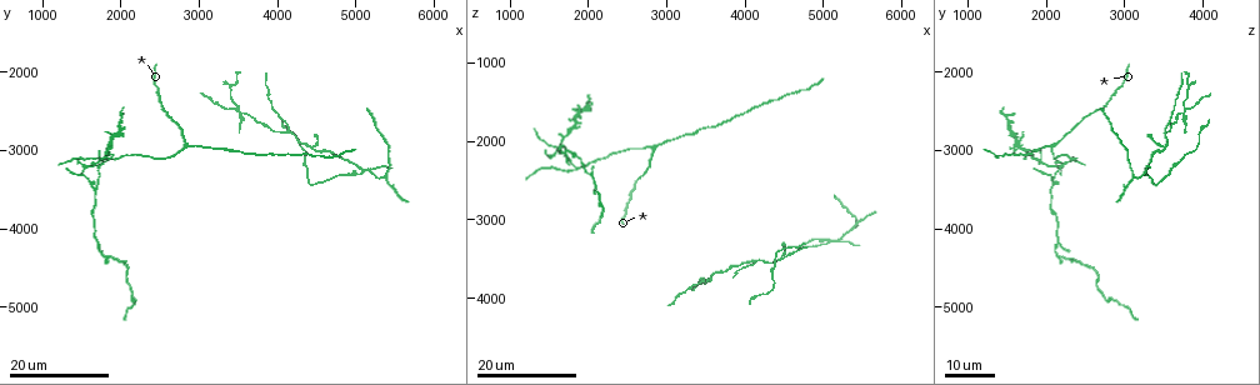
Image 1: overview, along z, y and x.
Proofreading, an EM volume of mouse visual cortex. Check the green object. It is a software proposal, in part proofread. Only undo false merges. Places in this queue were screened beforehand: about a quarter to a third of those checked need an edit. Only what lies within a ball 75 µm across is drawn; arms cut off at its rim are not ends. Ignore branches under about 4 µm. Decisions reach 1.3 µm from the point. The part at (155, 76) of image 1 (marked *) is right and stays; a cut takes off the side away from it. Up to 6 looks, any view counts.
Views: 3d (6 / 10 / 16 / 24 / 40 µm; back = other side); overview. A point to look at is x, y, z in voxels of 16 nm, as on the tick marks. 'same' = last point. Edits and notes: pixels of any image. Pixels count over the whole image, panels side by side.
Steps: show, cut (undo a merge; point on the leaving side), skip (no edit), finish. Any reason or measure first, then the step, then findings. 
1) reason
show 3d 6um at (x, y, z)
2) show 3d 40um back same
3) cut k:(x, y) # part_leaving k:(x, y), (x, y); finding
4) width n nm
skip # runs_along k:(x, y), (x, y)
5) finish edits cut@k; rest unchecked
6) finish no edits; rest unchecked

a fork
show 3d 24um at (4150, 2750, 3550)

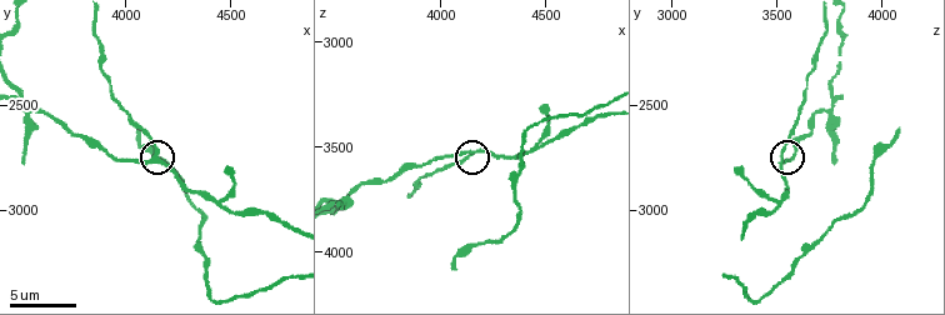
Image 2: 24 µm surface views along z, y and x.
show 3d 6um at (4150, 2760, 3520)

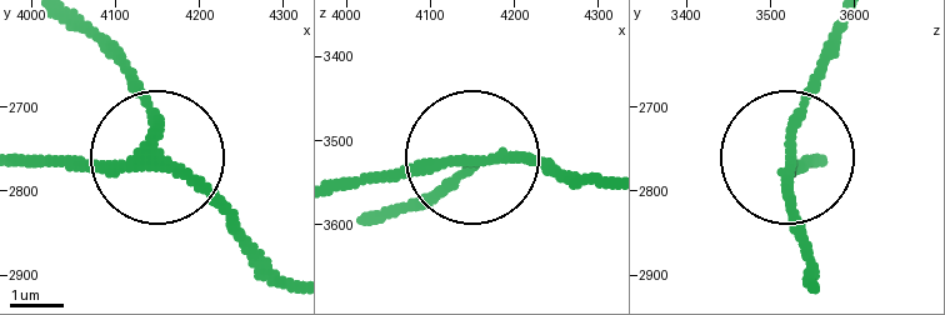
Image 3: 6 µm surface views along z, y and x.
arms 3
skip # runs_along 3:(339, 184), (474, 158), (424, 206); continuous, no second neuron

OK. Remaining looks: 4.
three-way junction
show 3d 16um at (4440, 2980, 3510)

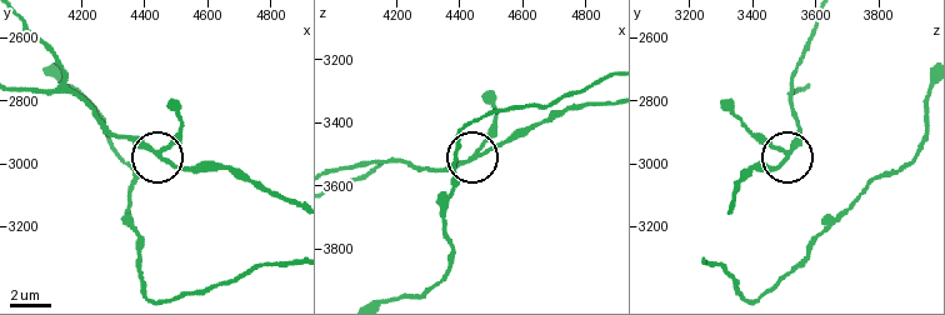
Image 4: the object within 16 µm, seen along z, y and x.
arms 3
skip # runs_along 4:(21, 89), (76, 95), (111, 129), (155, 156), (180, 131); one neuron here

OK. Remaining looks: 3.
three arms meet
show 3d 16um at (5050, 3300, 3300)

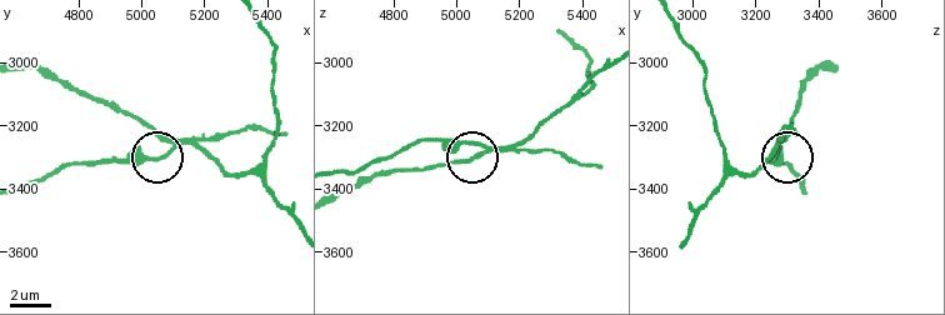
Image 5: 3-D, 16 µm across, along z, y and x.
show 3d 10um at (5090, 3290, 3270)

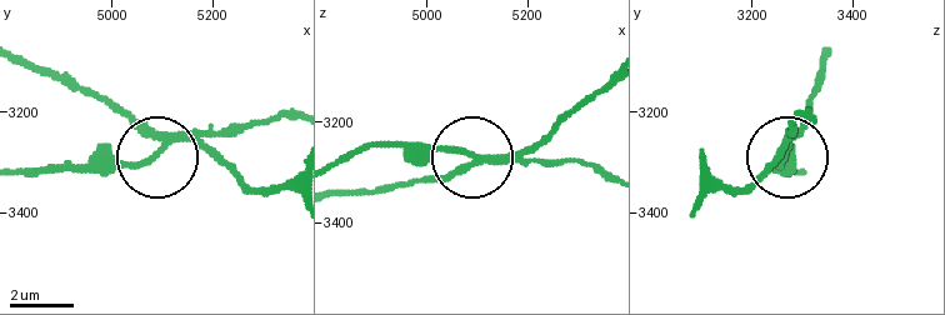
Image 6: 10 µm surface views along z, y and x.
cut 6:(230, 128) # part_leaving 6:(181, 134), (128, 166), (23, 166); two neurons meet here

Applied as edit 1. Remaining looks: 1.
finish edits cut@6; rest unchecked

